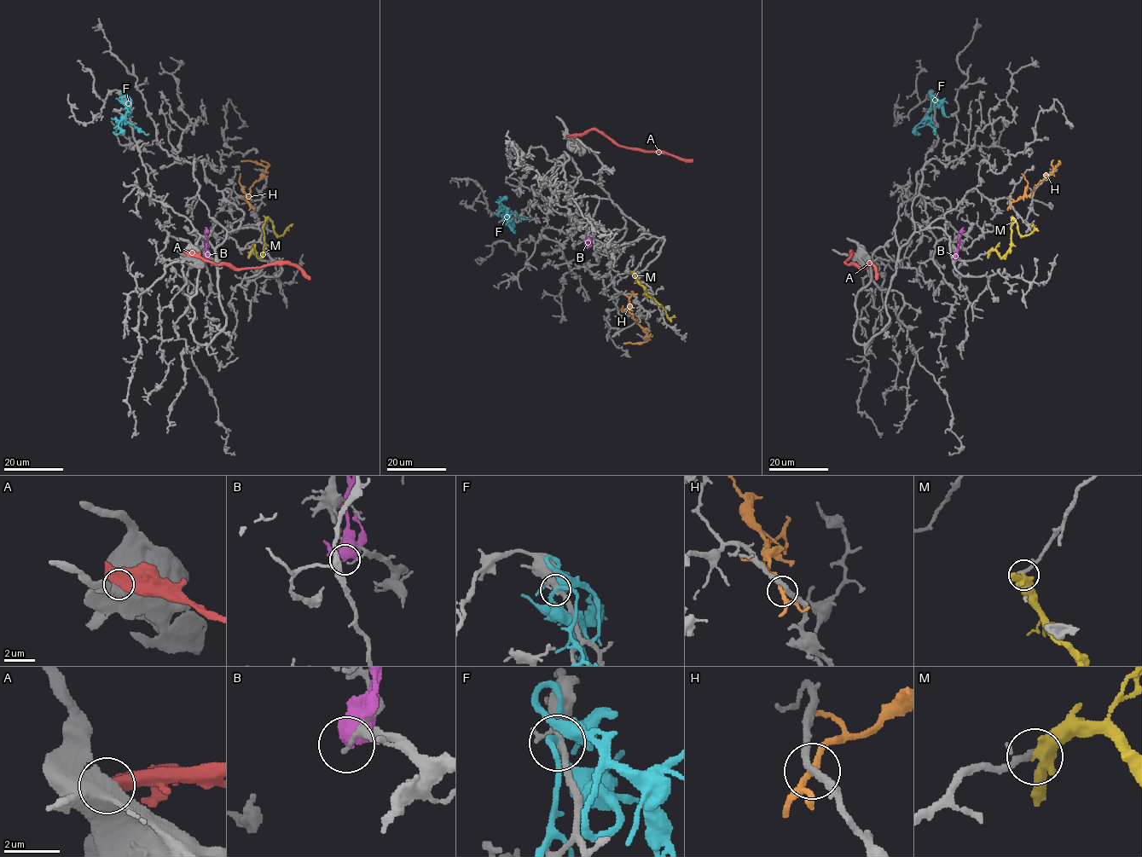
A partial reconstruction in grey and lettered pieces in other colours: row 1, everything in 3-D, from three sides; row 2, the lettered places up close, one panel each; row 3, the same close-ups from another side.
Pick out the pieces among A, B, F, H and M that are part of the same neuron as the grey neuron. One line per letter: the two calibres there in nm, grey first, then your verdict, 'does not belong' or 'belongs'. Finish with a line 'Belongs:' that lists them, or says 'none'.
A: 1050 nm thick on the grey side, 550 nm on the other; does not belong
B: 90 nm thick on the grey side, 700 nm on the other; does not belong
F: 200 nm thick on the grey side, 170 nm on the other; does not belong
H: 280 nm thick on the grey side, 190 nm on the other; does not belong
M: 220 nm thick on the grey side, 480 nm on the other; does not belong
Belongs: none

